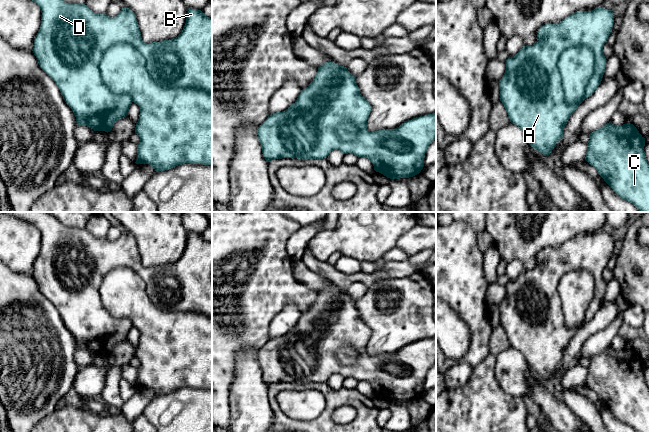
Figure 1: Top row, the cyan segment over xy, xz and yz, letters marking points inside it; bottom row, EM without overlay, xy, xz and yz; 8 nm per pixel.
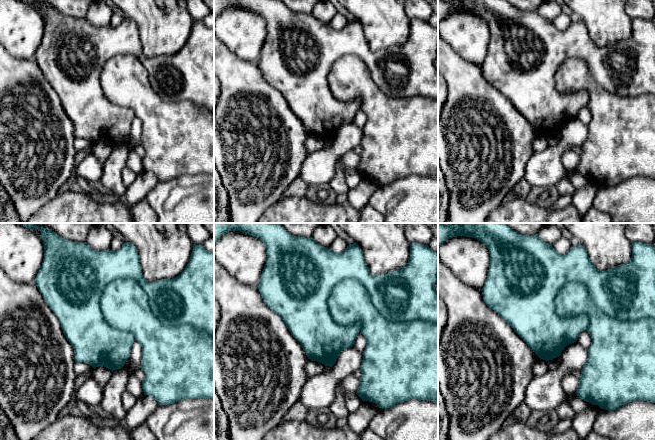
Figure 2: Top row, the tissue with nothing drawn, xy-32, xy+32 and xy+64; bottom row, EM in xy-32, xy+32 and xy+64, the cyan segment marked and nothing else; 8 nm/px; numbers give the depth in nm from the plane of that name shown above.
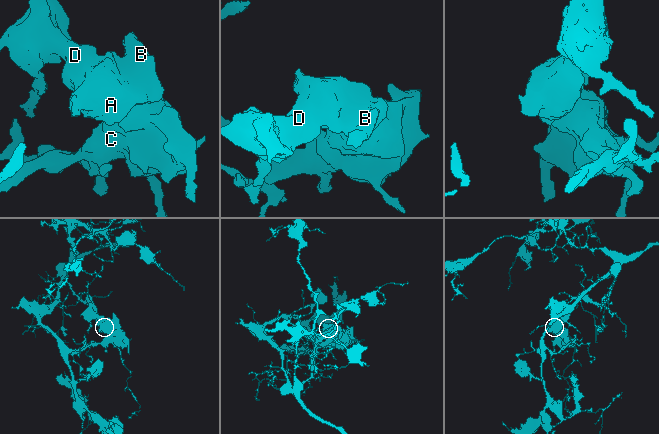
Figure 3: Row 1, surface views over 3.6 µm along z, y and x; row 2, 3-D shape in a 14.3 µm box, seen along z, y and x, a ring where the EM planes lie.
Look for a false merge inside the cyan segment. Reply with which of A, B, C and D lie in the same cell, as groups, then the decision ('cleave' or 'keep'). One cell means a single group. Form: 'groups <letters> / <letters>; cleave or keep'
groups A B C D; keep

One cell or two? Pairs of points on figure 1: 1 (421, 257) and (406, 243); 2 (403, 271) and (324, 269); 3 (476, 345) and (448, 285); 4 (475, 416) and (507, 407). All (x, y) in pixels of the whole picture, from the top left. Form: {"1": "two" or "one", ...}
{"1": "two", "2": "one", "3": "one", "4": "one"}

